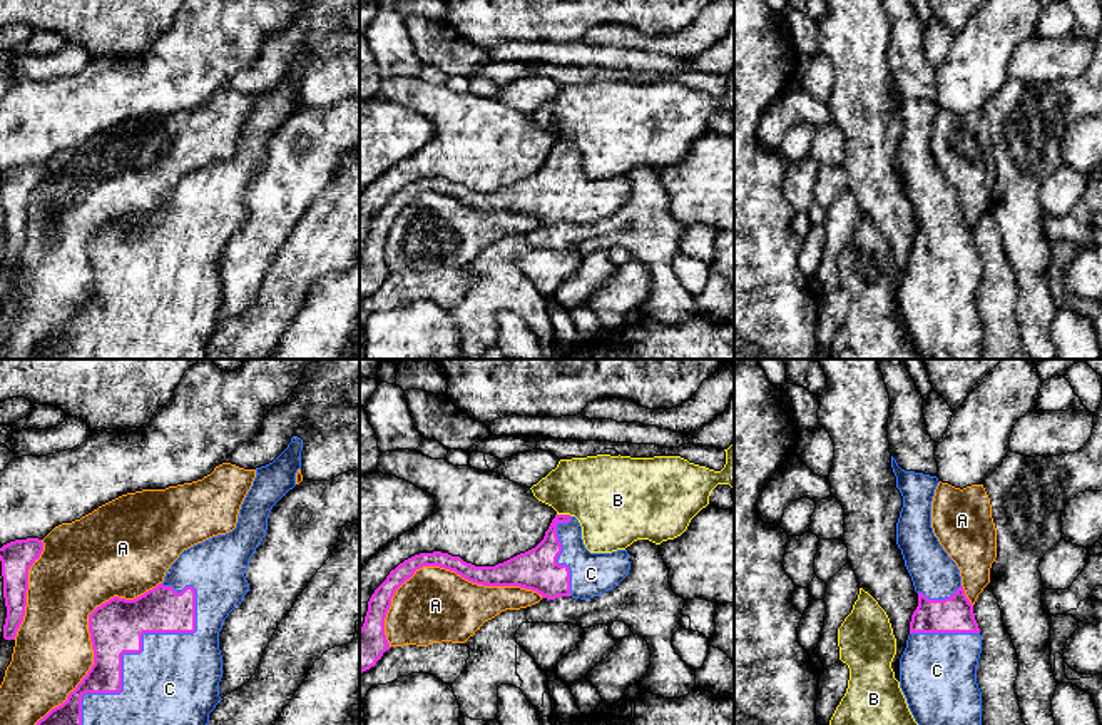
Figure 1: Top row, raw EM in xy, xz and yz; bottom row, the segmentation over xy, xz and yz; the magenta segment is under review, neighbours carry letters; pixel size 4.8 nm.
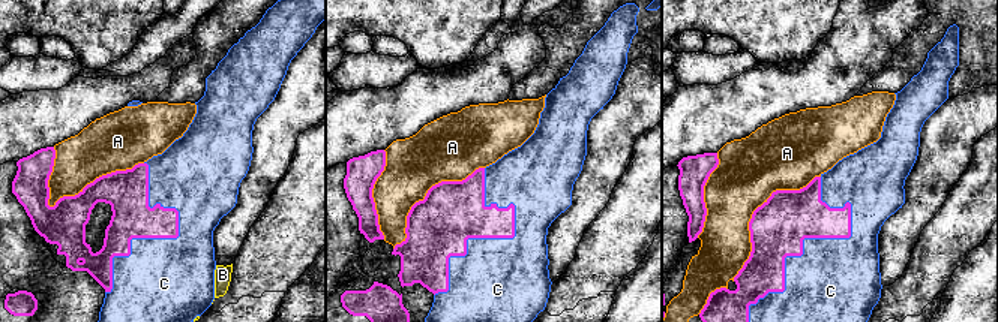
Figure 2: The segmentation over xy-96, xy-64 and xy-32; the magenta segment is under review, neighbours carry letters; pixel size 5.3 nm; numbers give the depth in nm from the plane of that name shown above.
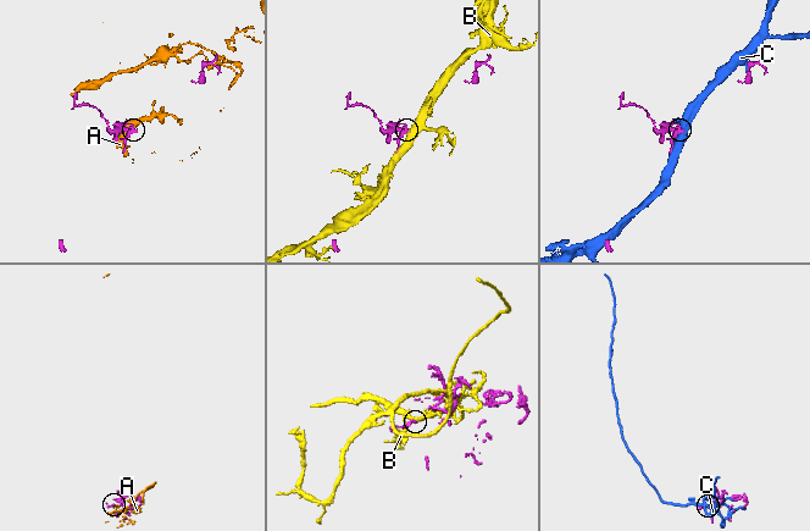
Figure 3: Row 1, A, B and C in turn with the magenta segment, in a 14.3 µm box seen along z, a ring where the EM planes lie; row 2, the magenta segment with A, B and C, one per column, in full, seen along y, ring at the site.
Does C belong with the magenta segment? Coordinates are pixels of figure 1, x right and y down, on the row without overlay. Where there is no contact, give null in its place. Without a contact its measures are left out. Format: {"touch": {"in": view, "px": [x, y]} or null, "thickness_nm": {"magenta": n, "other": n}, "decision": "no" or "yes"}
{"touch": {"in": "xy", "px": [132, 278]}, "thickness_nm": {"magenta": 260, "other": 460}, "decision": "yes"}

